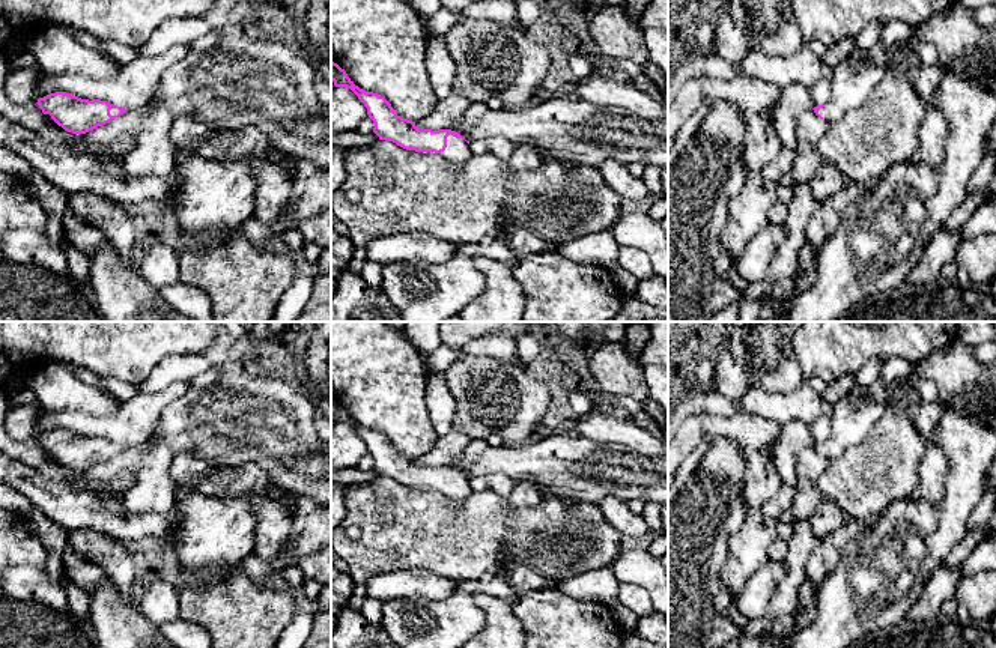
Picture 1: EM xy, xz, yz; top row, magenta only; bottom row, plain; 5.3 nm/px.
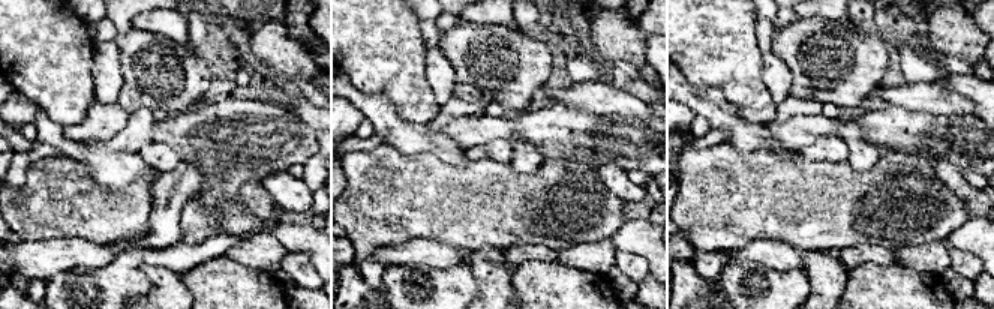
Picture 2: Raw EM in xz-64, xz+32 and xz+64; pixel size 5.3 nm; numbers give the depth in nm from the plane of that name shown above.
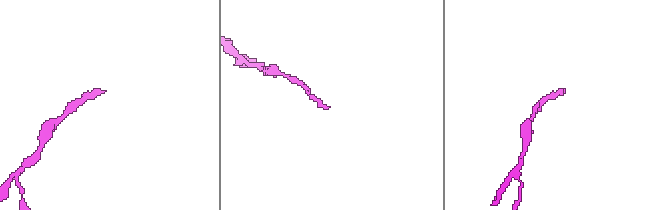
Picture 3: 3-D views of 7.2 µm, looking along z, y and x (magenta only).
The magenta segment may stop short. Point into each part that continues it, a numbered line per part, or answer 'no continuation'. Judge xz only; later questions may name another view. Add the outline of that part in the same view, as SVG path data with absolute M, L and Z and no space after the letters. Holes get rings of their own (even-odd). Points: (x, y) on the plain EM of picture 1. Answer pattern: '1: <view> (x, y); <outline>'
1: xz (458, 489); M451 471L447 474L447 484L439 493L453 504L459 504L465 501L471 493L469 481L462 477L456 475Z

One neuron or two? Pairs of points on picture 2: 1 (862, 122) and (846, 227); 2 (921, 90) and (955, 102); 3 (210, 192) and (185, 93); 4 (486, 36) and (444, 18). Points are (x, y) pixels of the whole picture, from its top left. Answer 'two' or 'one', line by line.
1: two
2: one
3: two
4: two

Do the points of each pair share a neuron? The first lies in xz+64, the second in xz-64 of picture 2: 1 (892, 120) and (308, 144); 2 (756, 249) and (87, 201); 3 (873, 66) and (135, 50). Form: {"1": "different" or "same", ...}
{"1": "same", "2": "different", "3": "same"}

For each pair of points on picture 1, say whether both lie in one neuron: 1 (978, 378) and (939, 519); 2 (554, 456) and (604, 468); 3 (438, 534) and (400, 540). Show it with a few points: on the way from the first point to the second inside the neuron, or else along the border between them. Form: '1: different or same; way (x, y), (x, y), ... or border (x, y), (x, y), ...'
1: different; border (947, 406), (966, 415), (980, 414)
2: same; way (566, 465), (572, 468), (592, 468)
3: same; way (429, 534), (409, 534)

